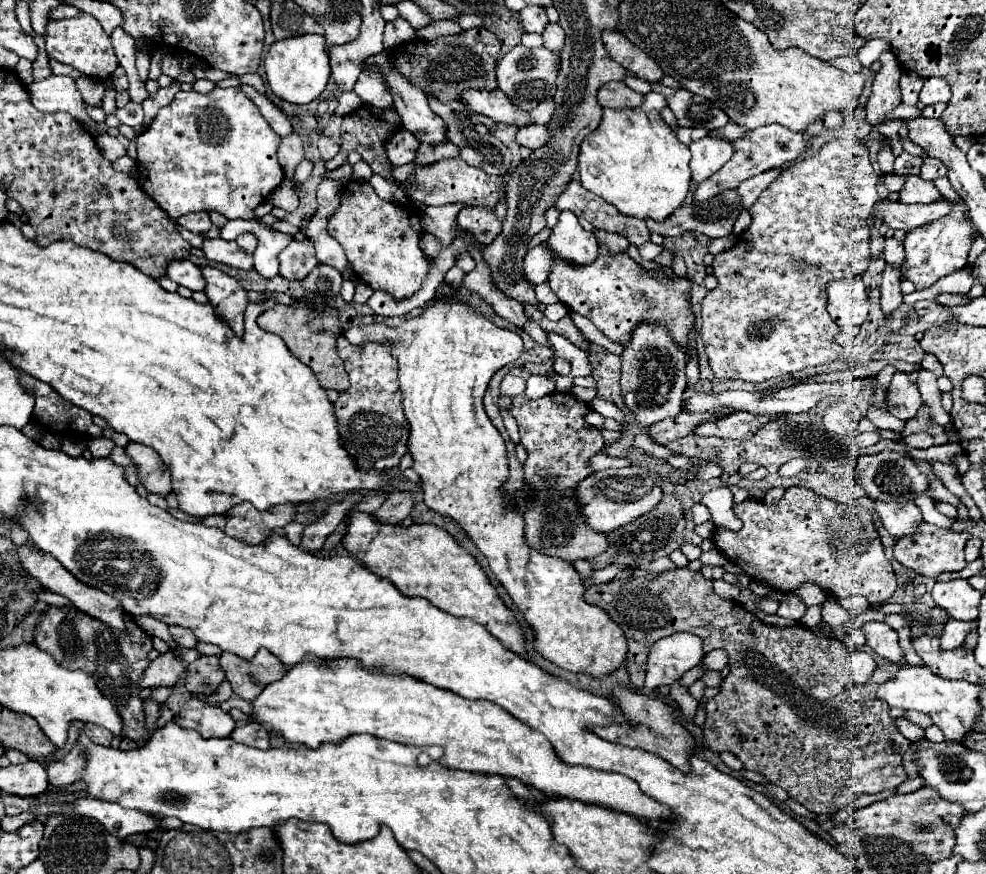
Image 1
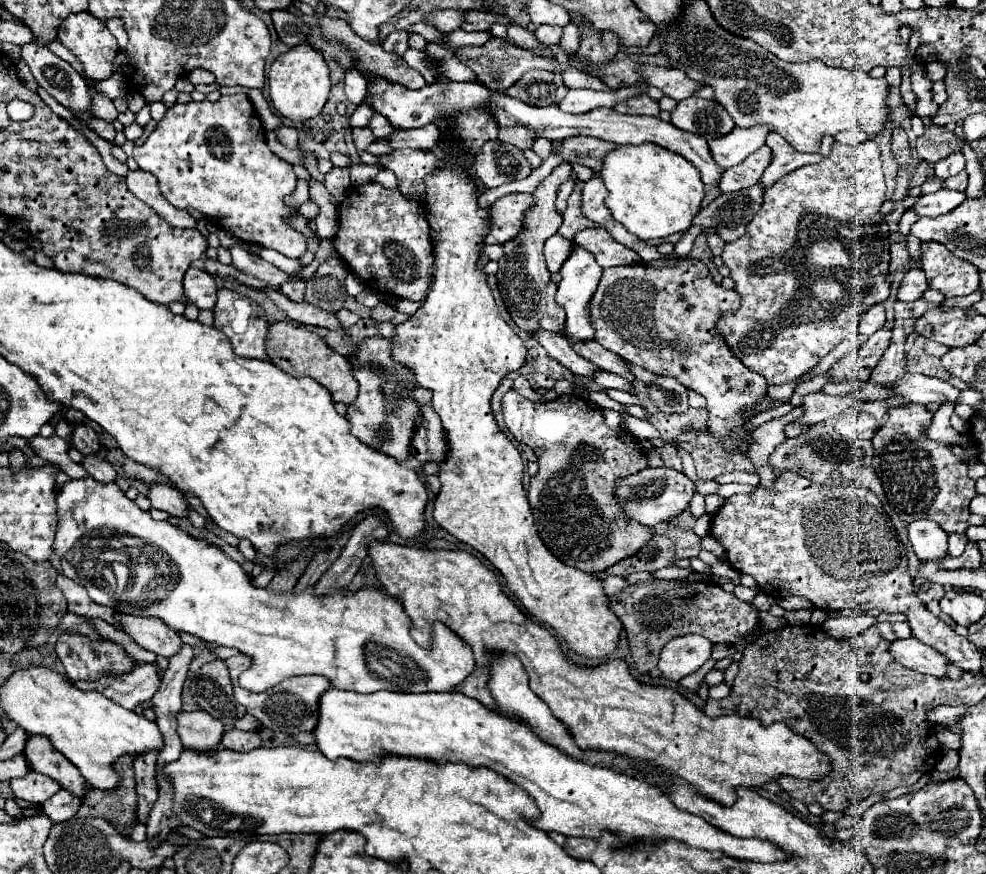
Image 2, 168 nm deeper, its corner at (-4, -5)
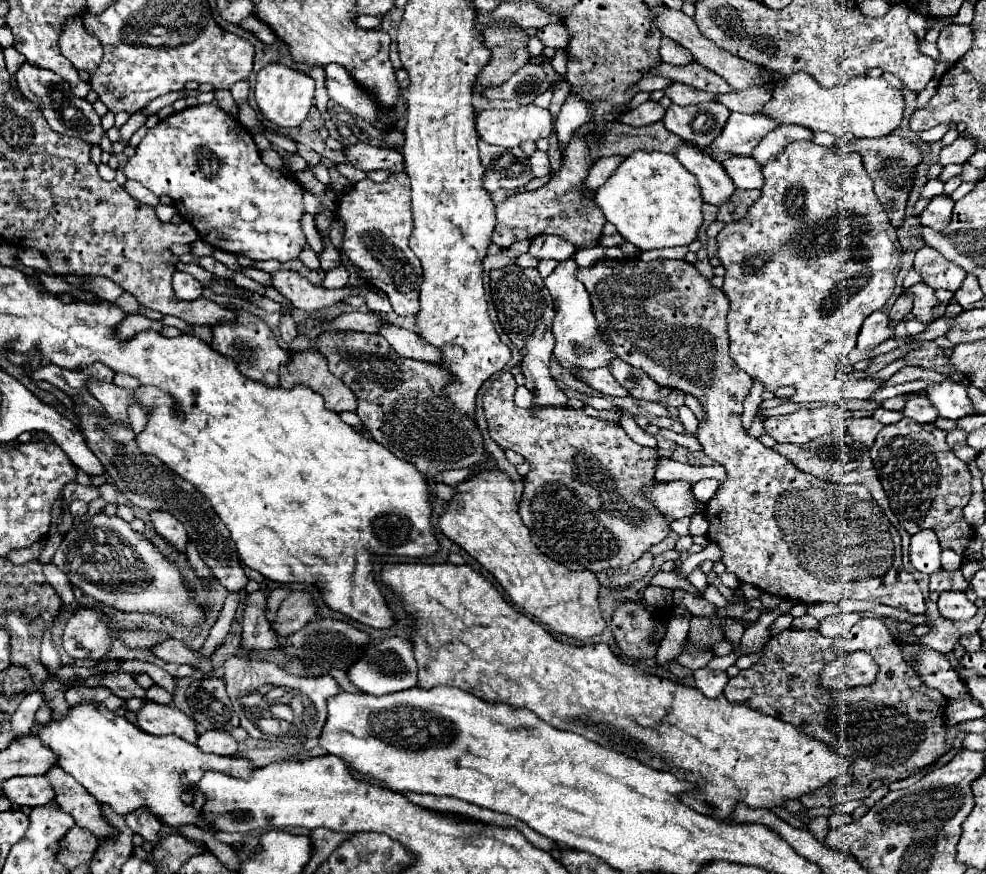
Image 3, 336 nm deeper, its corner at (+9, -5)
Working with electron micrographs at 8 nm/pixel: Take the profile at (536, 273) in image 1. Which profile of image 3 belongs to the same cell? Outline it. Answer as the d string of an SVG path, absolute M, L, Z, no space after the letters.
M538 235L530 245L530 255L538 261L542 259L554 259L554 261L566 261L574 255L574 245L564 241L556 235Z

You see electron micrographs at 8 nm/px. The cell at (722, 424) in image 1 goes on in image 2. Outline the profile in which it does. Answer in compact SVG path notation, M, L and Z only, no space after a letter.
M855 391L851 395L845 397L833 397L833 395L823 395L821 392L807 393L803 399L803 407L805 413L803 417L799 417L797 421L801 423L821 423L827 421L829 417L843 413L845 407L853 407L859 405L861 401L865 401L865 397L861 395L861 391Z

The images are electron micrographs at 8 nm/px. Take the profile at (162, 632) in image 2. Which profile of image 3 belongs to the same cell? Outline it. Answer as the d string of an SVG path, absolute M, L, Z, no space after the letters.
M164 639L154 647L148 647L150 653L154 653L158 659L162 661L170 661L170 663L188 663L194 665L200 671L210 671L212 669L212 659L210 657L202 657L196 651L190 651L182 641L178 639Z

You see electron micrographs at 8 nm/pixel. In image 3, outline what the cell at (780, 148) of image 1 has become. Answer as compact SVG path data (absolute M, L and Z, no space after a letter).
M734 155L722 161L722 167L730 175L736 189L760 189L762 187L762 171L760 165L750 155Z

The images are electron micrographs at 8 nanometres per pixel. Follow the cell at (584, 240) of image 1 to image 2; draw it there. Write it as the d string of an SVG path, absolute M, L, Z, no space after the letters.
M575 245L575 251L569 255L567 263L563 263L563 267L561 267L563 279L559 283L555 299L557 299L557 303L563 305L563 309L567 313L567 337L571 337L573 341L595 339L595 329L591 325L591 315L589 315L589 303L591 303L591 297L599 285L601 273L603 273L603 269L595 263L595 257L577 245Z

